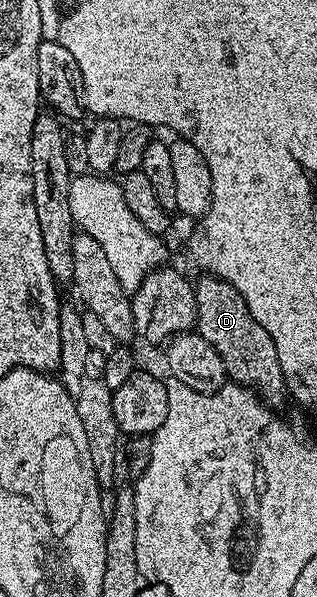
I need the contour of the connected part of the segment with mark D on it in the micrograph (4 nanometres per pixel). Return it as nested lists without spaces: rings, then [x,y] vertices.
[[[203,276],[195,288],[195,324],[194,329],[221,356],[221,364],[225,364],[227,377],[232,383],[246,386],[255,391],[262,401],[275,404],[287,390],[287,381],[283,378],[281,360],[277,360],[277,344],[273,344],[273,336],[253,320],[253,312],[249,312],[249,304],[245,304],[245,296],[233,288],[225,280],[214,276]]]

